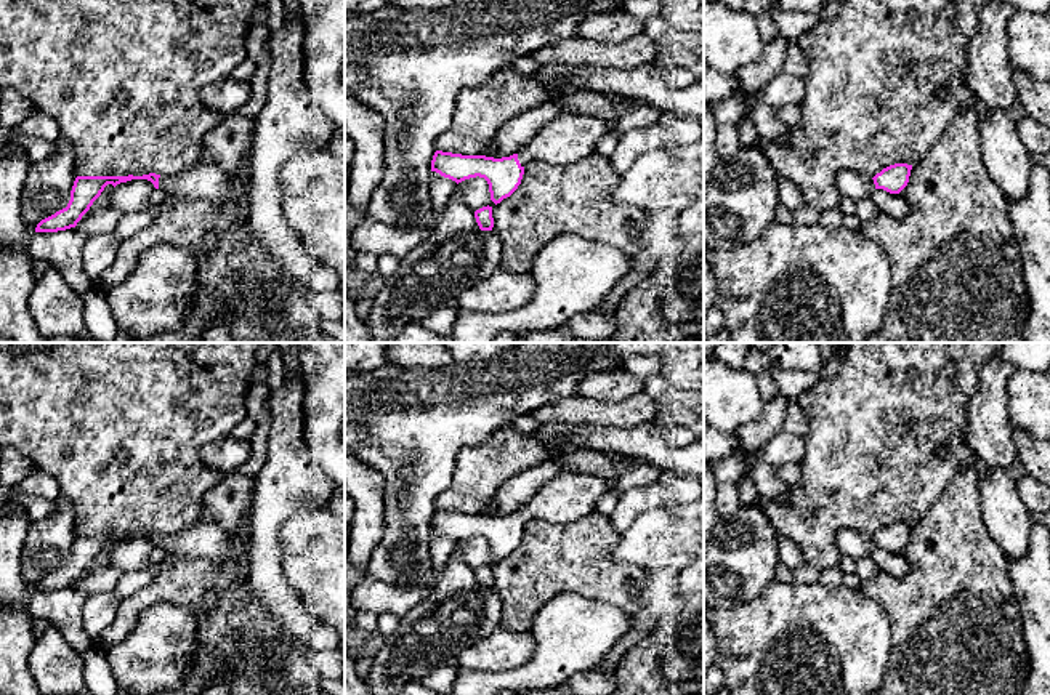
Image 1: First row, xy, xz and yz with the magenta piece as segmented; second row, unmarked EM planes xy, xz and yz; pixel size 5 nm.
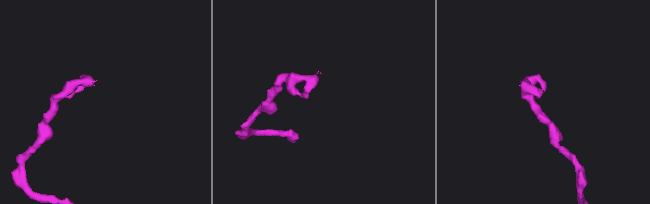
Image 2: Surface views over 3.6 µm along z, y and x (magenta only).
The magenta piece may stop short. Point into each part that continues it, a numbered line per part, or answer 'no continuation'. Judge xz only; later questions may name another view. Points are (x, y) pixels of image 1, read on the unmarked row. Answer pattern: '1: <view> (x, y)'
1: xz (568, 497)

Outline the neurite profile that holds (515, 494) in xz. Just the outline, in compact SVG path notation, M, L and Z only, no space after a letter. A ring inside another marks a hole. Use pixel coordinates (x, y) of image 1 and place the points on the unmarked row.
M551 455L539 466L519 472L503 484L494 503L483 514L502 517L518 512L545 484L566 472L569 471Z

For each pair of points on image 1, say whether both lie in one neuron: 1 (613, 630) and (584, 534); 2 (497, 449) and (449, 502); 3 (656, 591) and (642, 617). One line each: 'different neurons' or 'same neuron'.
1: different neurons
2: same neuron
3: same neuron

